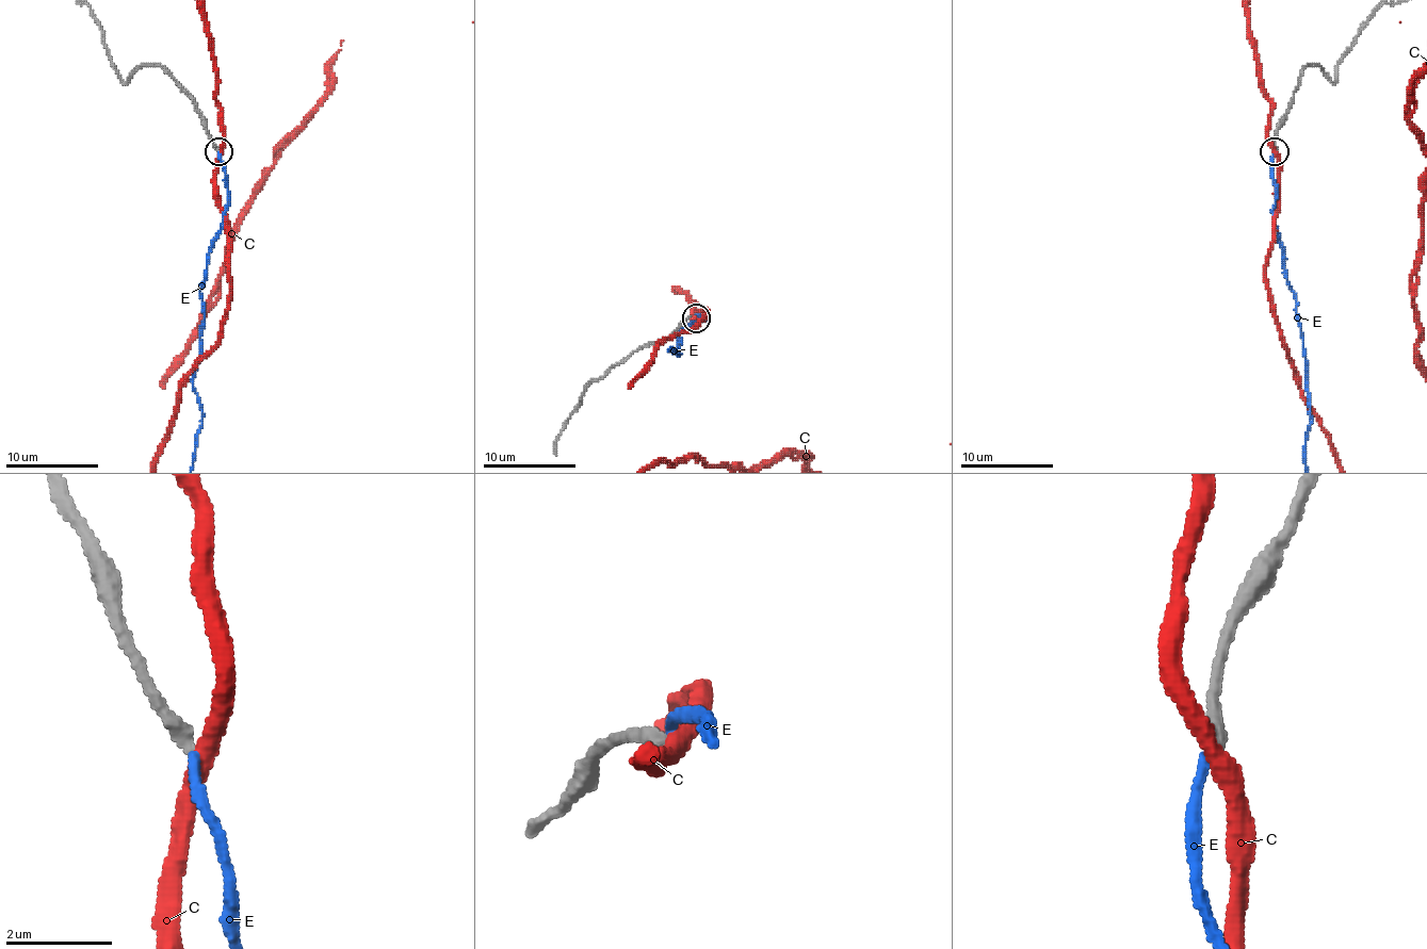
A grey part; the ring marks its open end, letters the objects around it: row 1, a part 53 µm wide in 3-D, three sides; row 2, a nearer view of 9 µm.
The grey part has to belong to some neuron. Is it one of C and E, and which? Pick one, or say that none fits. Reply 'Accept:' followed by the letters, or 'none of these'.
Accept: E

